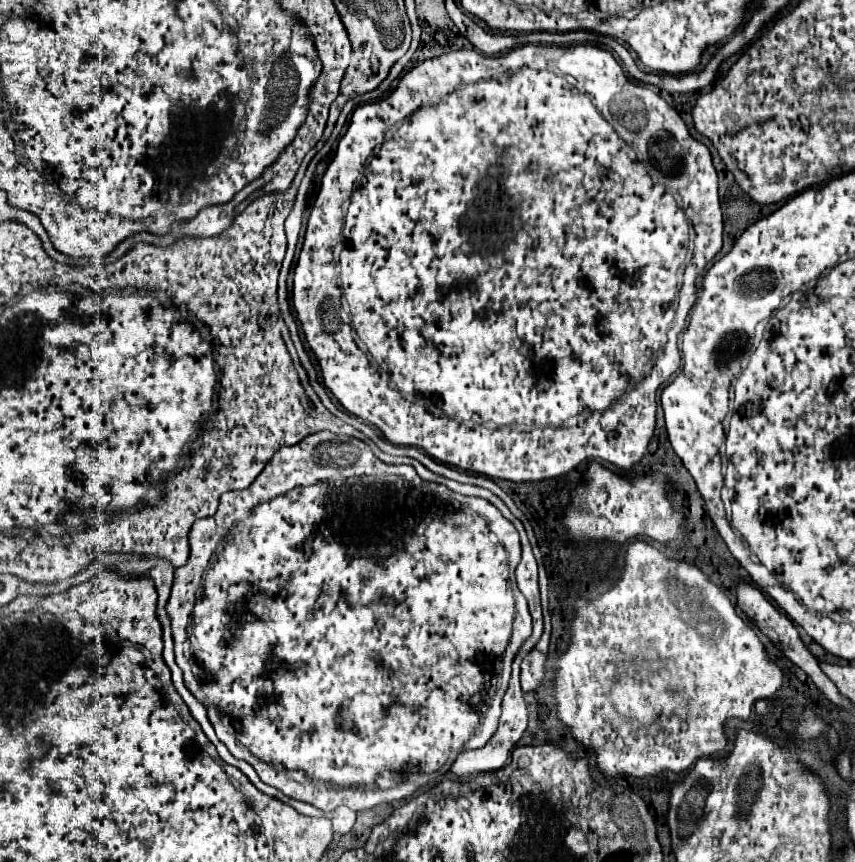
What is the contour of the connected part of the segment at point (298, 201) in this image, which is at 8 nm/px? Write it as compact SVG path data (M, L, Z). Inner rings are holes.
M299 190L299 194L297 194L297 198L295 198L295 204L293 204L293 210L291 210L291 214L287 216L287 220L285 220L285 232L289 242L297 242L297 238L299 238L303 210L305 210L305 192Z

